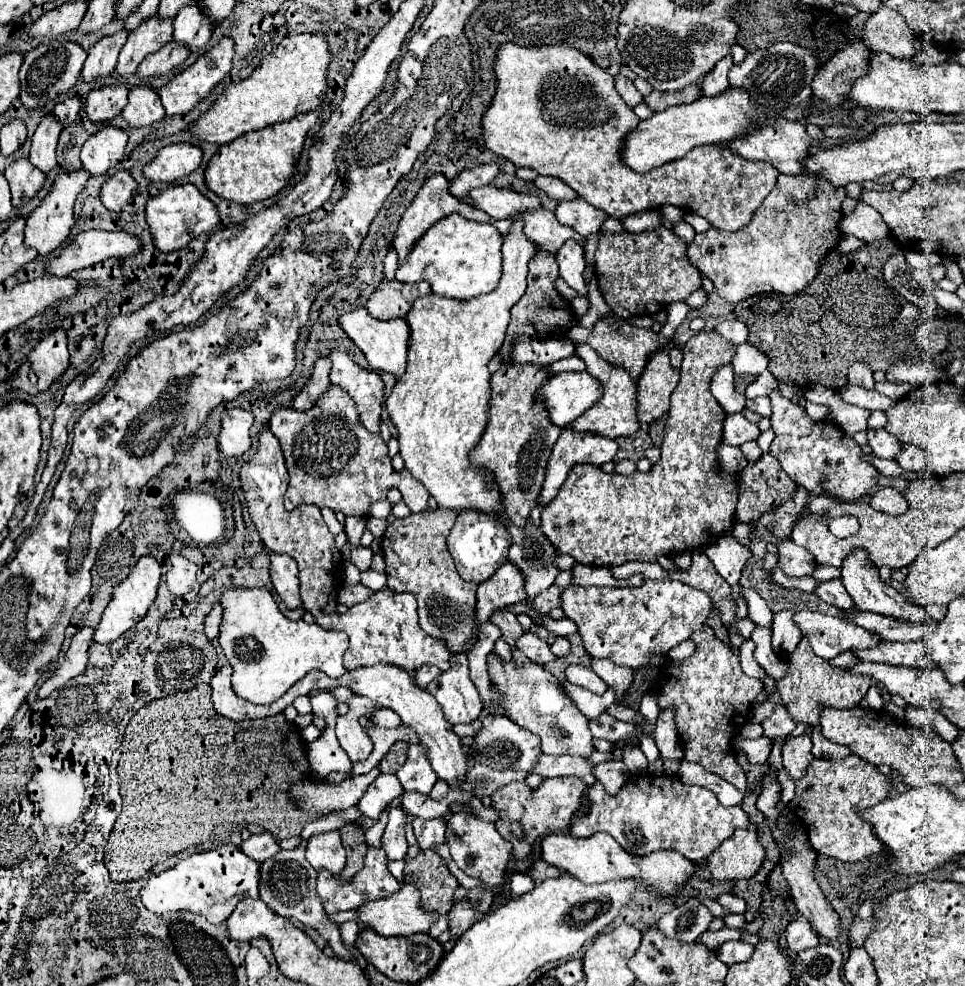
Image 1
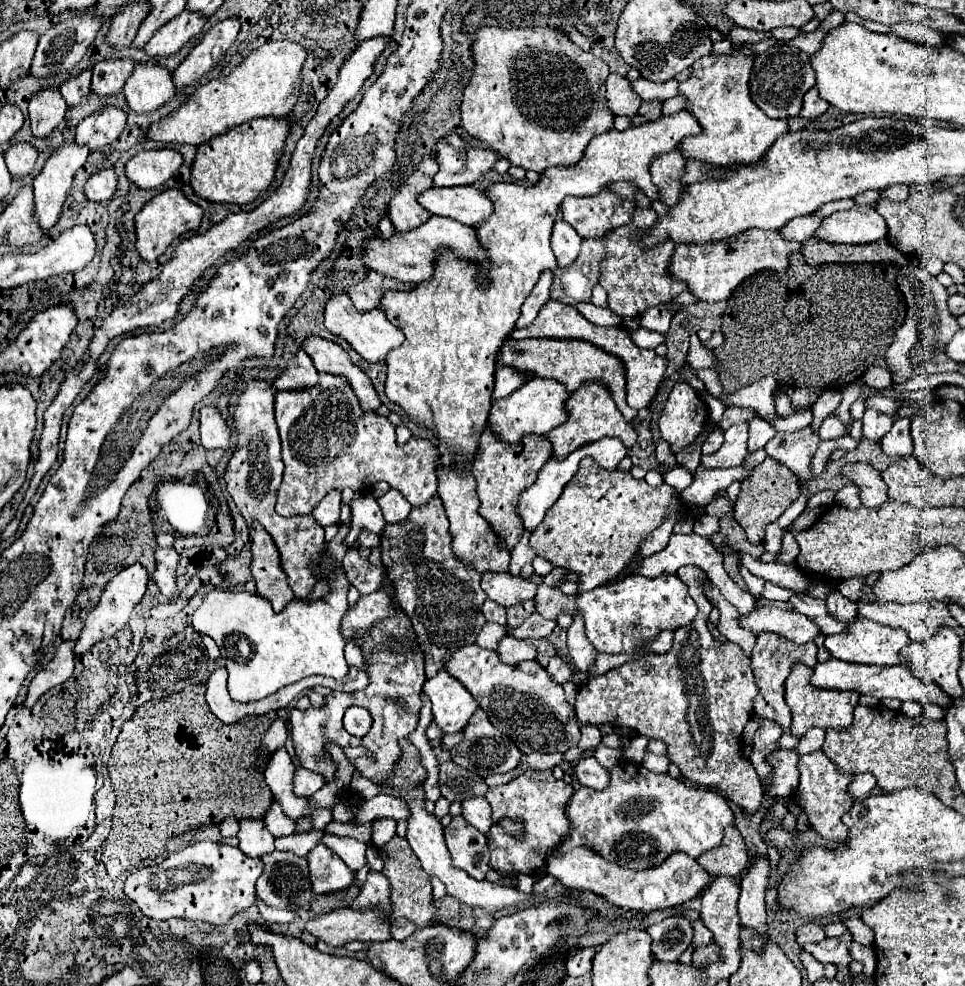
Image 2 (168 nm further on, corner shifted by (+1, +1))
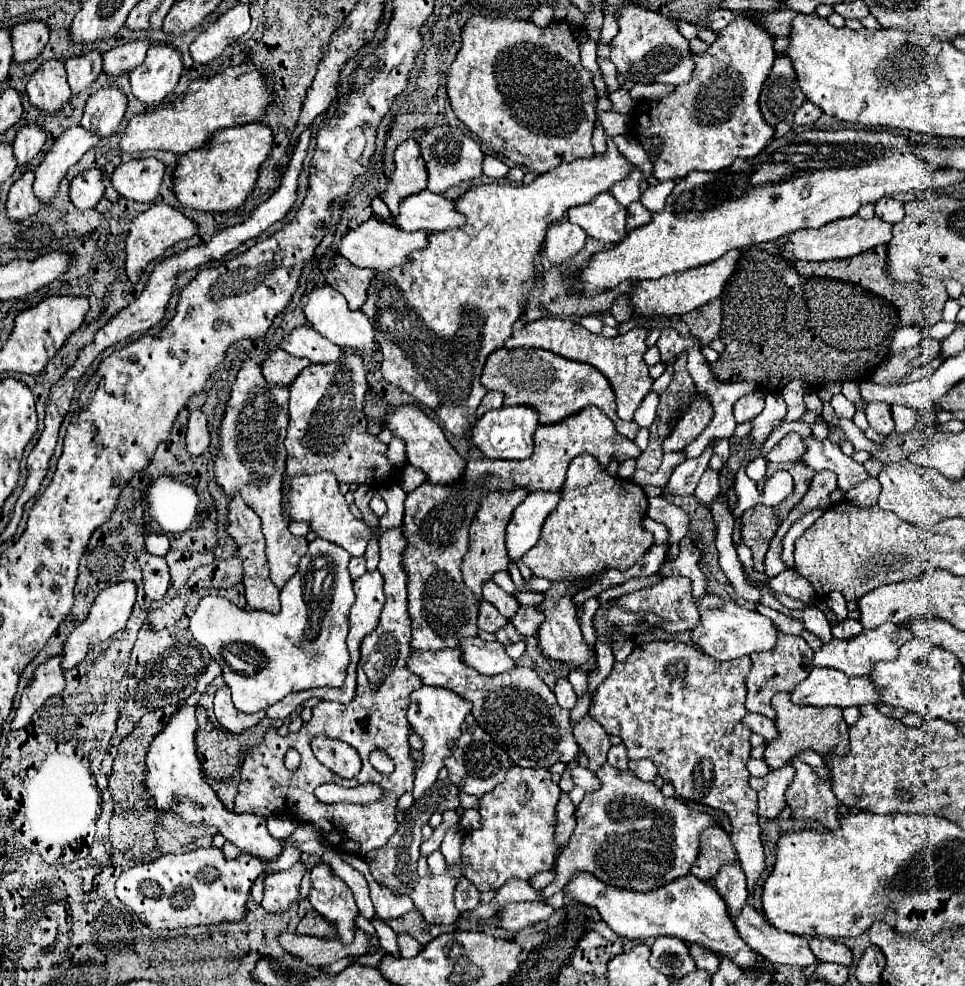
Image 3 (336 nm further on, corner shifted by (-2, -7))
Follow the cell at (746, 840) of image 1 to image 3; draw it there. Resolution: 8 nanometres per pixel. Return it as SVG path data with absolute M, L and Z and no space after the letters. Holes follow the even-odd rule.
M709 828L701 836L699 856L691 866L691 874L713 880L721 866L729 862L737 862L737 852L733 850L733 842L729 842L729 834L723 828Z

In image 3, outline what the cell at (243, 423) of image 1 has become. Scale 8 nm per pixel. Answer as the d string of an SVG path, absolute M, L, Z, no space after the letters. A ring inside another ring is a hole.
M193 410L189 416L189 424L187 424L187 450L193 456L199 456L203 452L209 450L211 446L211 434L209 434L209 426L207 426L207 416L203 414L203 410Z

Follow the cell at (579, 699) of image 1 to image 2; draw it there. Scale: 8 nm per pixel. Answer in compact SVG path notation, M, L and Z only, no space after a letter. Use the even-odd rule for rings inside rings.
M584 724L584 728L582 728L582 736L580 736L580 744L578 744L578 748L582 750L582 754L578 756L578 760L582 760L582 758L586 758L588 756L588 752L590 750L594 750L598 744L600 744L600 730L596 728L596 726L592 726L592 724Z

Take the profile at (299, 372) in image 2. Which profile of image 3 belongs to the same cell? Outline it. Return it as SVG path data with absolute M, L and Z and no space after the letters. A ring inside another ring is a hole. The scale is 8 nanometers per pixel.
M277 348L269 354L269 358L263 364L263 376L269 384L277 384L277 386L291 386L293 380L301 374L301 370L305 370L307 366L311 366L311 362L307 358L297 358L291 354L285 354L285 350Z

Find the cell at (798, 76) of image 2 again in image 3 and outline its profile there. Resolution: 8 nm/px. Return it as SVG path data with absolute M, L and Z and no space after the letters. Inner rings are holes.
M777 56L773 68L763 84L759 106L767 124L775 126L779 122L793 124L795 110L805 102L805 94L797 82L793 62L789 56Z

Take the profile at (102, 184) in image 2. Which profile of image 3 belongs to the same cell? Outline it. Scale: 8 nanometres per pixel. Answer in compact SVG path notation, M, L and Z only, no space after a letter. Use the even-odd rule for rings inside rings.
M87 170L81 172L73 182L71 182L71 202L85 210L85 208L95 208L97 202L103 198L105 186L101 178L101 170Z

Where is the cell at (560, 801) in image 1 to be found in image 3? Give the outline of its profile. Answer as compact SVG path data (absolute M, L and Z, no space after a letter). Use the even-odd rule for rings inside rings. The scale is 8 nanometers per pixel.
M513 766L505 782L497 784L495 790L481 798L481 818L483 828L469 832L461 846L461 860L467 858L469 868L463 870L481 892L499 890L507 880L521 878L529 880L533 874L553 870L555 858L559 854L555 842L557 826L557 802L561 788L553 782L547 768L521 768Z

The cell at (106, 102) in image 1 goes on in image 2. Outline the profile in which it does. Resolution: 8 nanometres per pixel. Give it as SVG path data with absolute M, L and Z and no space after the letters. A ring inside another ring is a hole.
M104 58L94 64L92 90L100 96L118 94L134 70L132 58Z

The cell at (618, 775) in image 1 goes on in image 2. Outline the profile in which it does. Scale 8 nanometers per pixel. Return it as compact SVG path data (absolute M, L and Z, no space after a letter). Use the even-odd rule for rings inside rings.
M588 756L578 762L576 766L576 778L582 786L594 788L594 790L604 790L610 782L610 774L606 774L606 768L596 762L596 758Z

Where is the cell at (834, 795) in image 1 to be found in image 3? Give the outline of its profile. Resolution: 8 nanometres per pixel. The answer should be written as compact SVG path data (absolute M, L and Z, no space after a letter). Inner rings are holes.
M791 760L797 774L787 790L787 802L795 820L809 824L819 824L825 830L837 830L839 824L839 806L831 784L817 776L817 772L801 762Z

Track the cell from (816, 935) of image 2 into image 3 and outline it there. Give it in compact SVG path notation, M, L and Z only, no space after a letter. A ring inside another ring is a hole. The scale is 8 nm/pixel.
M811 938L809 946L821 962L835 962L843 966L851 964L851 950L841 942L833 942L829 938Z

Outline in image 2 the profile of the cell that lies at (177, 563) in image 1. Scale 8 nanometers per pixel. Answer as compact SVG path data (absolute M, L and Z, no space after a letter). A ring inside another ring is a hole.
M156 548L156 572L152 580L156 582L160 594L170 596L176 590L176 568L178 568L178 552L174 548Z

